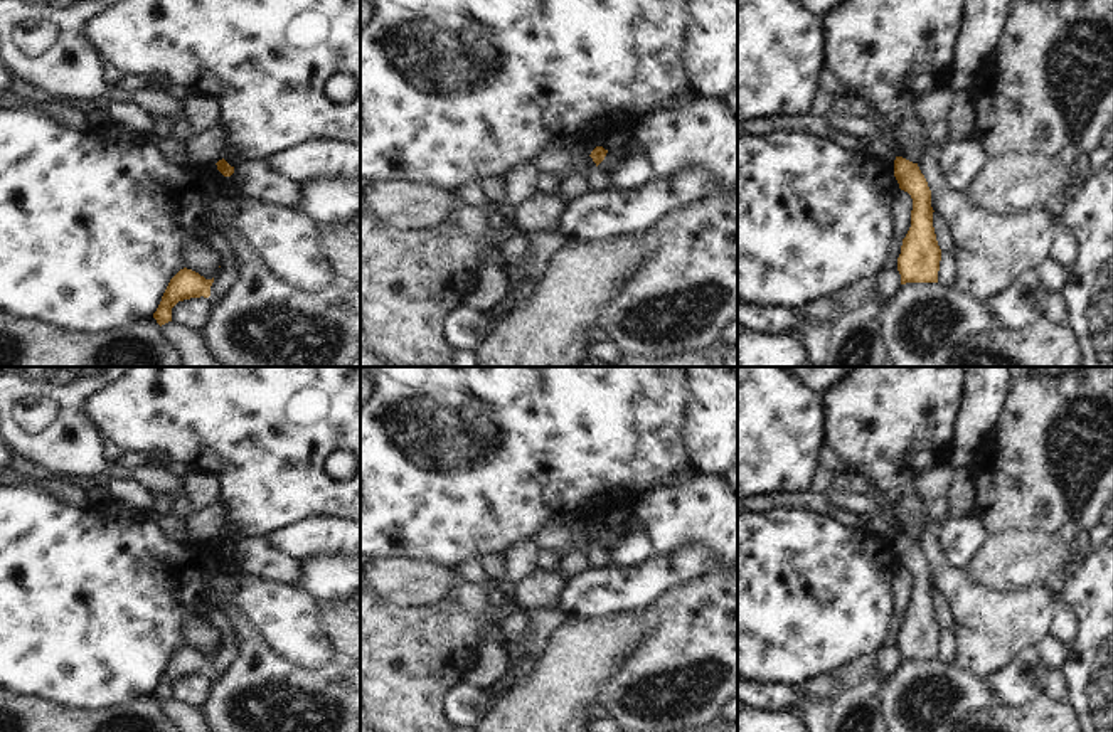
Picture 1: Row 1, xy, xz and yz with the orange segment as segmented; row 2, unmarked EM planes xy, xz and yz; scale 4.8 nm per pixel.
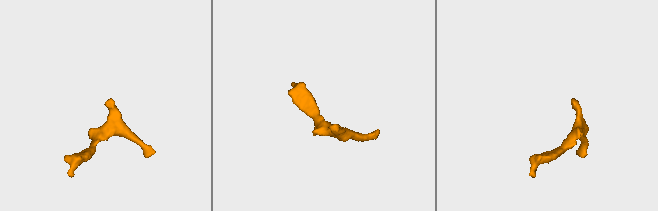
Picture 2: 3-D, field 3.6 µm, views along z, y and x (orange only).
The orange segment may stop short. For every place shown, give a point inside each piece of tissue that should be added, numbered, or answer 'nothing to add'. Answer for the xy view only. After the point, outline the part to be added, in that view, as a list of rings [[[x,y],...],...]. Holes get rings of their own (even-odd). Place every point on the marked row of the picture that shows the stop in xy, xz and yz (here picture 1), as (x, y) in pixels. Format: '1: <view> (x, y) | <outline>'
nothing to add

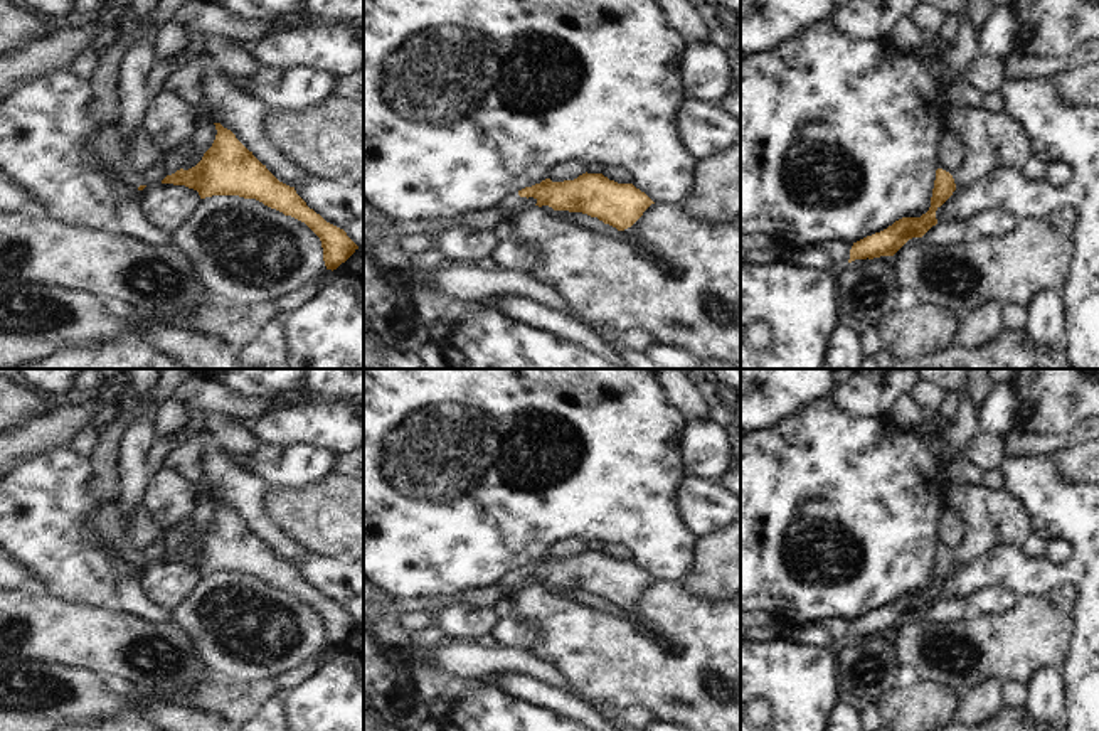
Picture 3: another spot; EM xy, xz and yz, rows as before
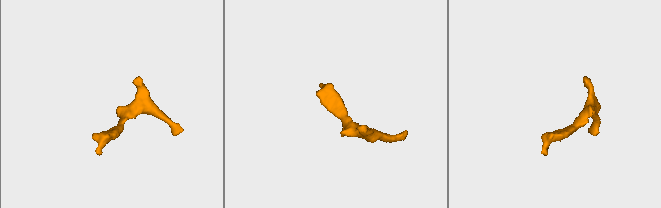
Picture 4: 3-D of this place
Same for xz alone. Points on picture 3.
1: xz (512, 199) | [[[512,190],[500,199],[498,207],[507,212],[513,207],[522,207],[525,204],[525,200],[527,200],[527,197],[520,197],[518,190]]]

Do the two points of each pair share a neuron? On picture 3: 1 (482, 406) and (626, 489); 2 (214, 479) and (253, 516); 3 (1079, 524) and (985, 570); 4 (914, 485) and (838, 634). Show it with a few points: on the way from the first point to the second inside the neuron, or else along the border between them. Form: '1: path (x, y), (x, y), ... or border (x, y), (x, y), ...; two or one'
1: path (519, 432), (562, 469), (589, 474); one
2: path (224, 485), (244, 506); one
3: path (1079, 556), (1064, 573), (1017, 571); one
4: border (852, 620), (822, 618), (806, 625); two

